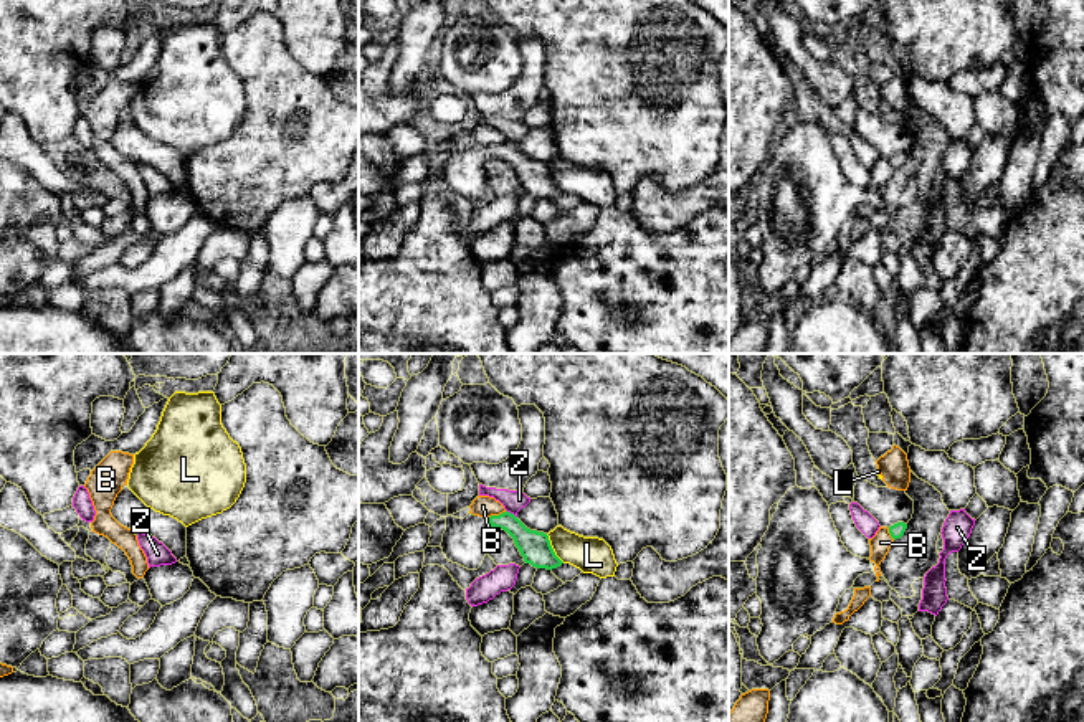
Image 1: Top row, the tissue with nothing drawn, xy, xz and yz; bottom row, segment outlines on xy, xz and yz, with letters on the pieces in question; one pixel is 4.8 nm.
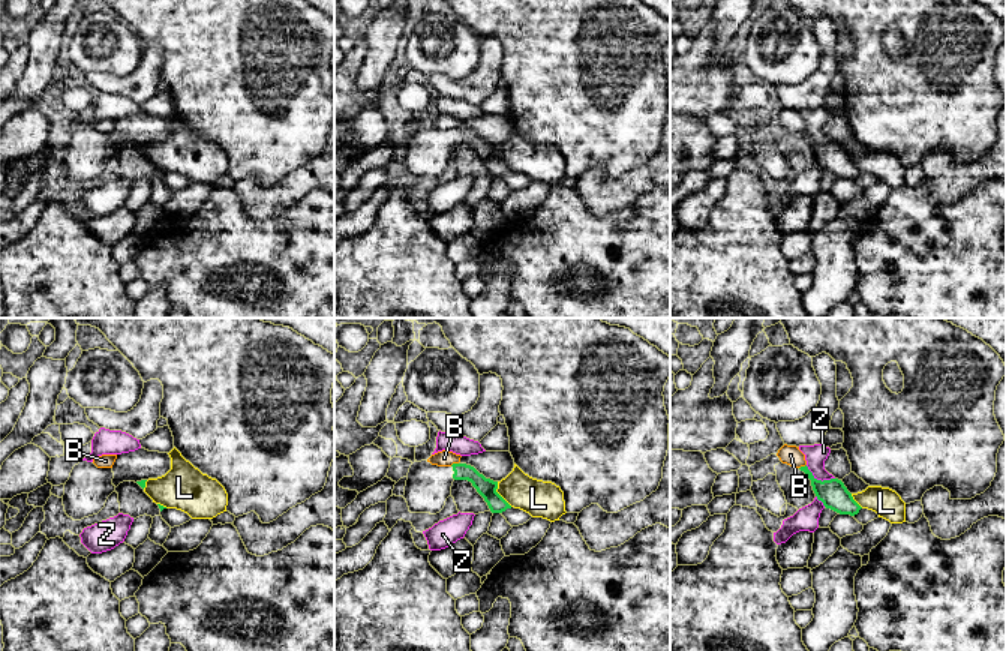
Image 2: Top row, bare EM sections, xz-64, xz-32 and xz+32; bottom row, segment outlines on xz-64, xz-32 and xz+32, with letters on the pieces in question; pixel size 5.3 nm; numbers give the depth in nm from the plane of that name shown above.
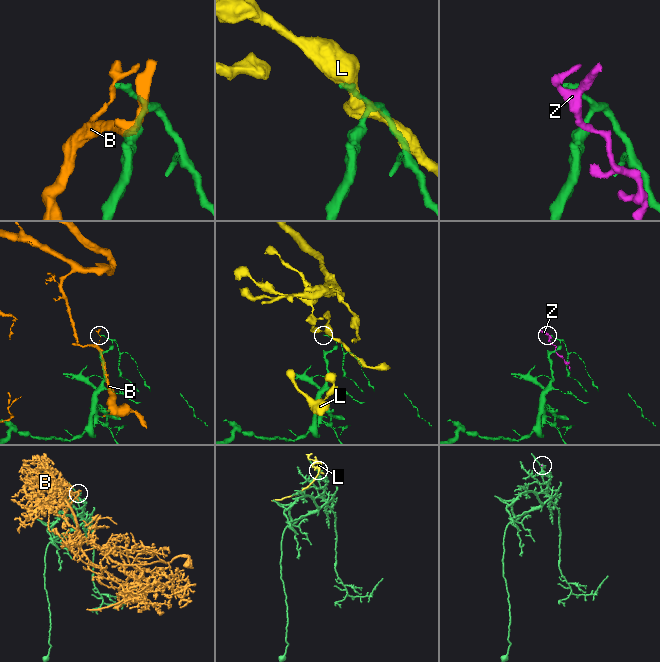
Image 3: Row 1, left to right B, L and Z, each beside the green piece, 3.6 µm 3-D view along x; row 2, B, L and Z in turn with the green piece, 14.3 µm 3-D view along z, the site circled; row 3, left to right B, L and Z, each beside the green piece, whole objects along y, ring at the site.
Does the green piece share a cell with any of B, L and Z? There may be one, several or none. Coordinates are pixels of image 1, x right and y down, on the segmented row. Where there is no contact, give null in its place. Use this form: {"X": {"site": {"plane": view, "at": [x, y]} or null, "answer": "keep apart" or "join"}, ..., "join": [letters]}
{"B": {"site": {"plane": "xz", "at": [499, 514]}, "answer": "keep apart"}, "L": {"site": {"plane": "xz", "at": [552, 549]}, "answer": "keep apart"}, "Z": {"site": {"plane": "xz", "at": [509, 512]}, "answer": "keep apart"}, "join": []}

